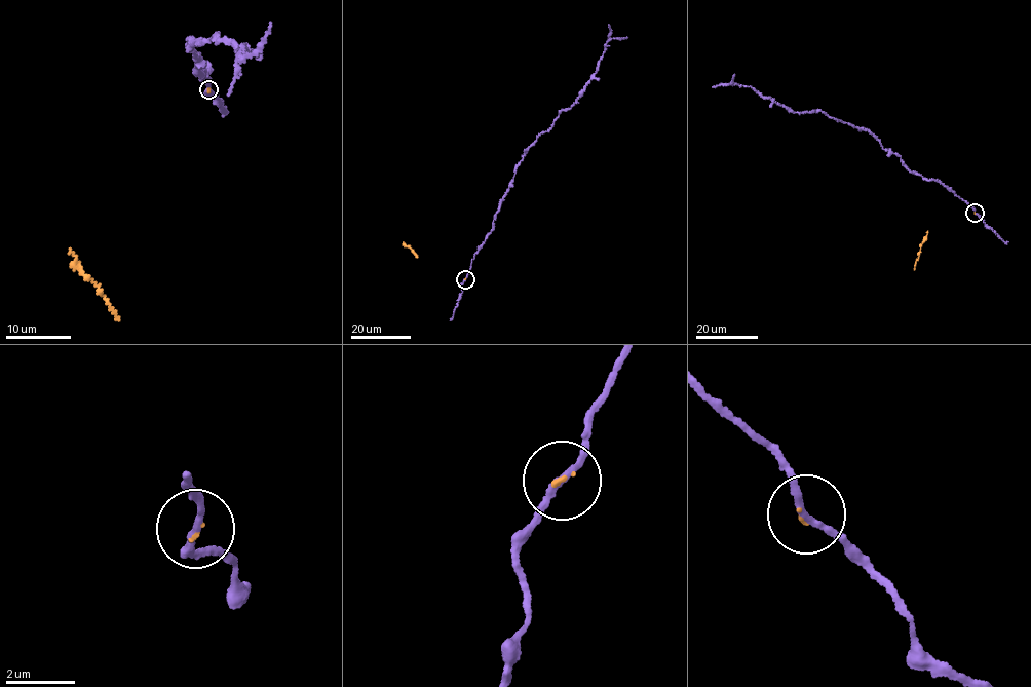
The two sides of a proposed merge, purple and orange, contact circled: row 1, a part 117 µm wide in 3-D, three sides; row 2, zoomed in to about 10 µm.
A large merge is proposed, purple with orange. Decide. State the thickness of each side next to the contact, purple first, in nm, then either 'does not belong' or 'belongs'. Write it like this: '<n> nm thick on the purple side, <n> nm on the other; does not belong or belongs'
190 nm thick on the purple side, 70 nm on the other; belongs

